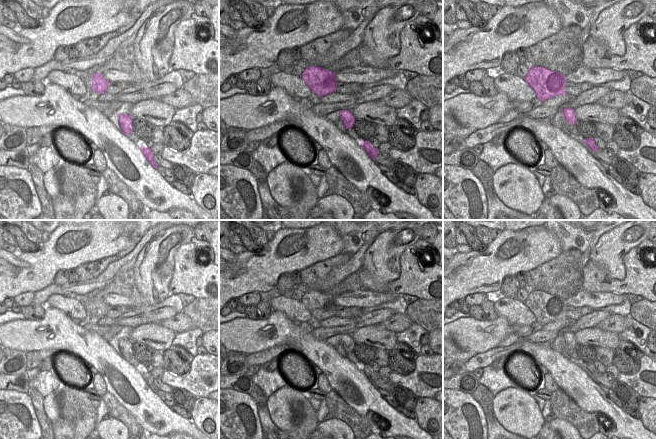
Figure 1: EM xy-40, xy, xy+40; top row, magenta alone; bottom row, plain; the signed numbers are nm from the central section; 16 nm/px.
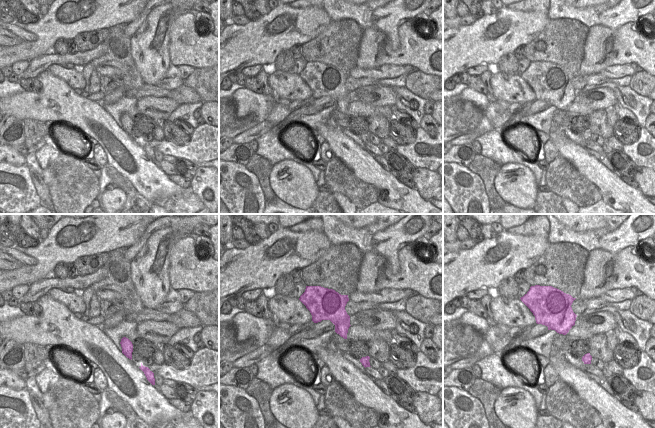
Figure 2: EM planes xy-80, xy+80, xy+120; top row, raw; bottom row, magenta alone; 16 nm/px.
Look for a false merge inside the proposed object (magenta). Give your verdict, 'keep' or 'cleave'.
keep

